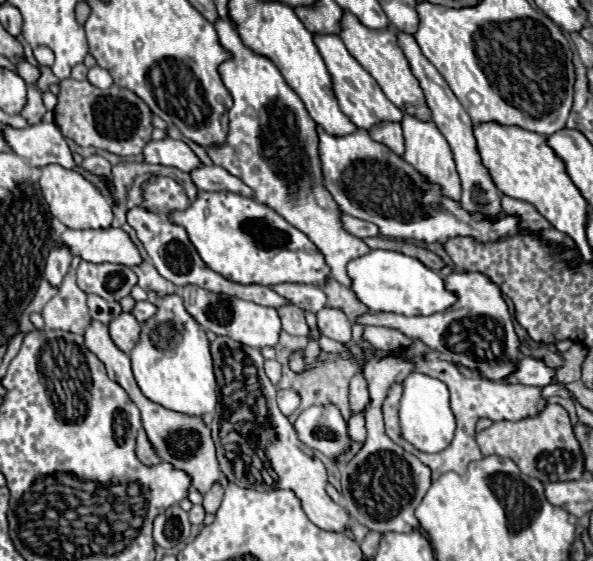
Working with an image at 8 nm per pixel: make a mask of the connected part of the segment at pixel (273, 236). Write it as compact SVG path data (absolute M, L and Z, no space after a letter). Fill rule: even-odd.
M198 192L198 198L190 204L188 210L172 212L172 222L186 228L192 244L196 246L200 258L222 276L238 282L238 284L264 284L274 286L280 282L300 282L320 286L330 276L328 264L322 252L308 240L308 236L294 226L290 226L280 214L276 214L266 204L256 202L254 198L246 198L232 192Z

